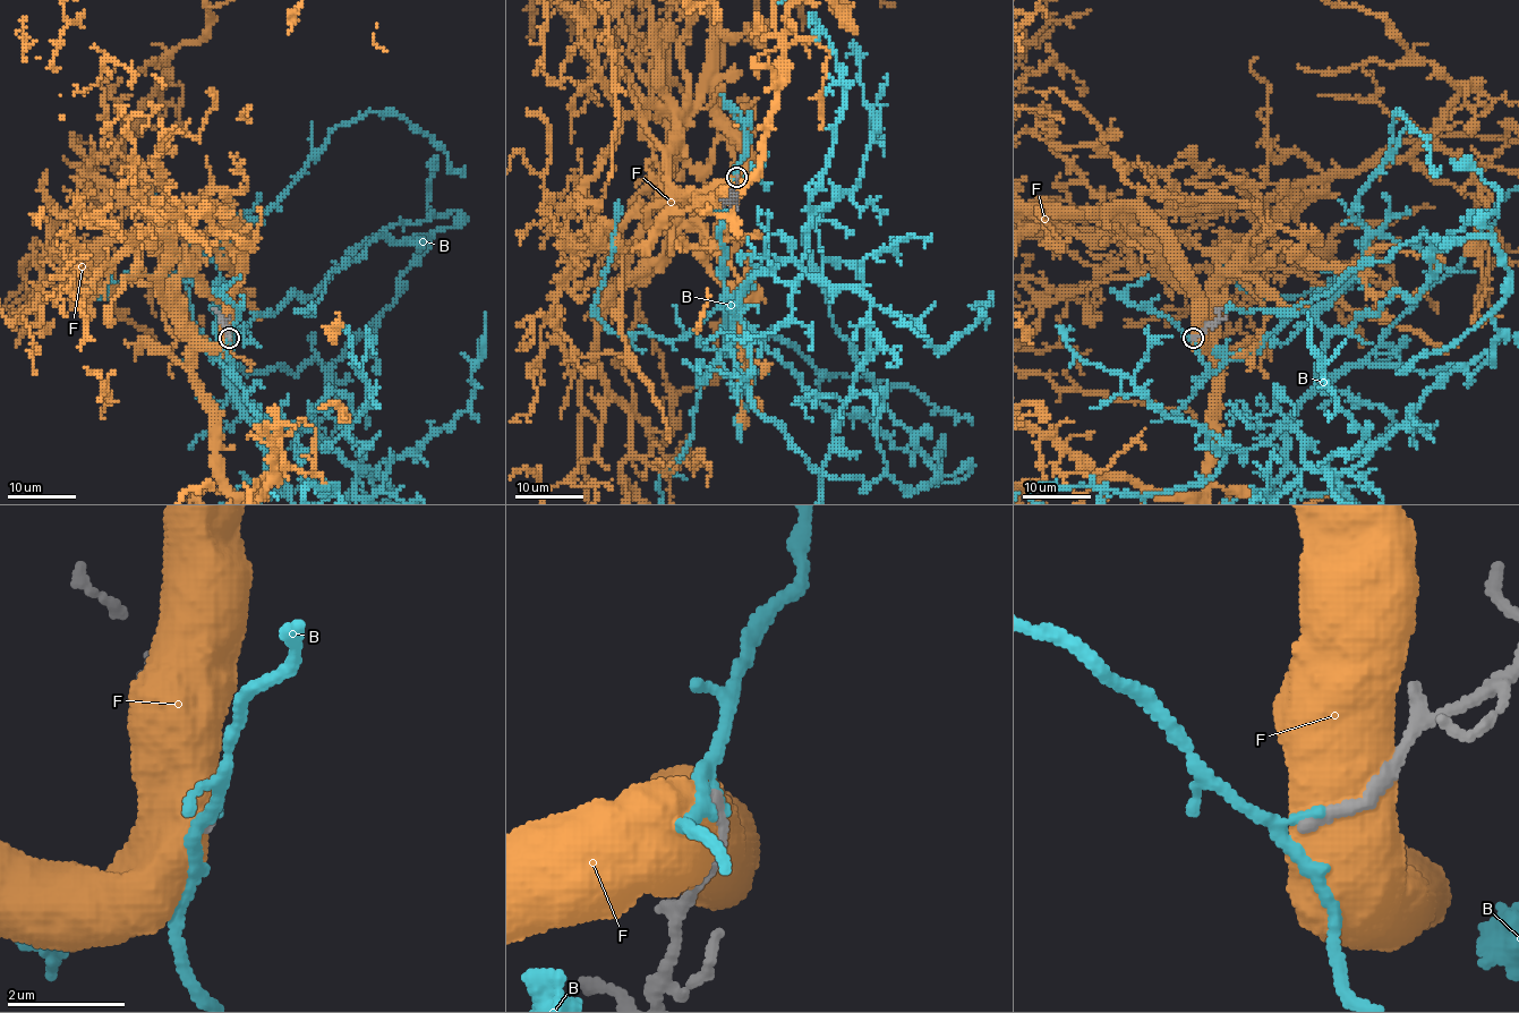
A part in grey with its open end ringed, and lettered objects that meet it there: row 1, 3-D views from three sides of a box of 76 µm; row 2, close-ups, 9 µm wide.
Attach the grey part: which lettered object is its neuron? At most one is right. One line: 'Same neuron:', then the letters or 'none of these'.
Same neuron: none of these

